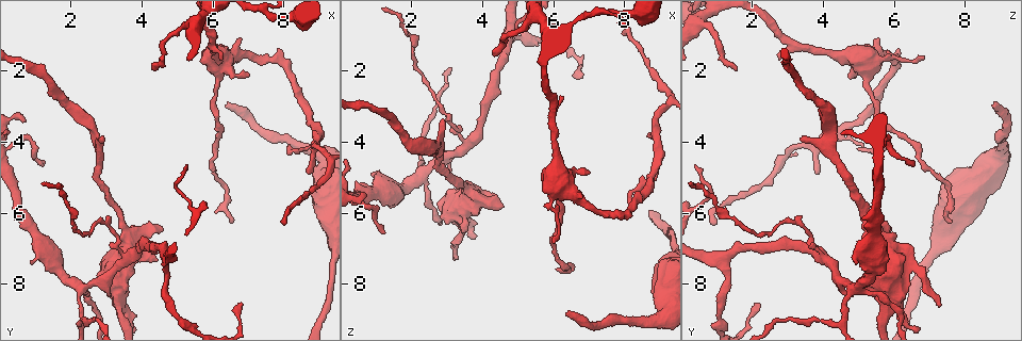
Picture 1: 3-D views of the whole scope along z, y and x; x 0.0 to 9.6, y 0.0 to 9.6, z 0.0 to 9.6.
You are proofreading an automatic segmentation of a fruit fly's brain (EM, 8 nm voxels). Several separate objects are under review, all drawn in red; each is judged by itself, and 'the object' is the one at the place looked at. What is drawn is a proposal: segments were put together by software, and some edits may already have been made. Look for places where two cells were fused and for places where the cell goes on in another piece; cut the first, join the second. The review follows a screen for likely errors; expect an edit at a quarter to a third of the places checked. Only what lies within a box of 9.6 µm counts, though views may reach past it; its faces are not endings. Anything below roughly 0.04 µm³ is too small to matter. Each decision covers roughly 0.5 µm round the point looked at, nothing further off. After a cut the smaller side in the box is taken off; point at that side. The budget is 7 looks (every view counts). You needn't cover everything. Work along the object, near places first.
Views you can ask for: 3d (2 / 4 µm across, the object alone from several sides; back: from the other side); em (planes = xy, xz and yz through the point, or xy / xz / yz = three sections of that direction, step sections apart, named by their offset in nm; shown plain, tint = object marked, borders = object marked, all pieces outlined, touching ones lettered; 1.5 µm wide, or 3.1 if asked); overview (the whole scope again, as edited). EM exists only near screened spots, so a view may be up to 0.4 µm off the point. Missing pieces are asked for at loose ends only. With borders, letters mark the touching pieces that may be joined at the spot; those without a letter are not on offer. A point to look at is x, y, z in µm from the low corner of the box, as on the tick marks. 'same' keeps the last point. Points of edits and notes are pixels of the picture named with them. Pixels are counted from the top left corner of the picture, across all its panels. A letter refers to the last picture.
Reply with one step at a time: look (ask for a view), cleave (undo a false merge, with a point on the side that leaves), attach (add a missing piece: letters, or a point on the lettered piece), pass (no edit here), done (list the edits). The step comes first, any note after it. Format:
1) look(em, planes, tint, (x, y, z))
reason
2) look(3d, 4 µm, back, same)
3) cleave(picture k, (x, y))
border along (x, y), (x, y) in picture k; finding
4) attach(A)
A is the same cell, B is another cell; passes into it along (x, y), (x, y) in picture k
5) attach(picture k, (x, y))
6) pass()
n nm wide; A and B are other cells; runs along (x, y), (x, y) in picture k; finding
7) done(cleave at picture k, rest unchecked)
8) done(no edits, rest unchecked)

look(3d, 4 µm, (6.45, 3.00, 8.85))
an open end

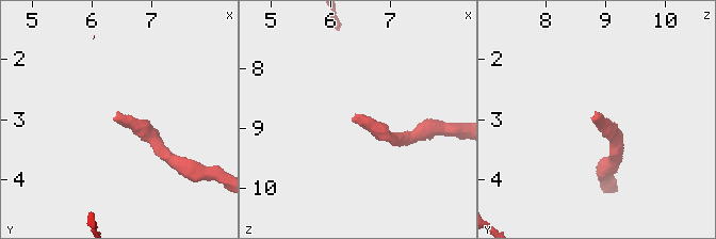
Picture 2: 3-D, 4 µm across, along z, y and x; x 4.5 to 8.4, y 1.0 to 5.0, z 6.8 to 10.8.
look(em, xy, step 8, borders, (6.40, 3.05, 8.80))
need the tissue

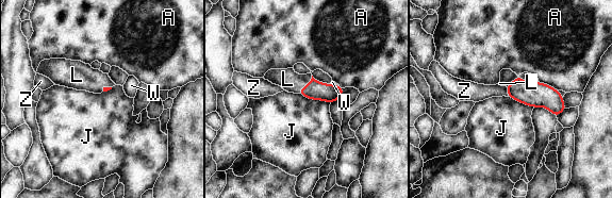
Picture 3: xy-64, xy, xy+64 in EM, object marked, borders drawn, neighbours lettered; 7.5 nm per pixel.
look(em, planes, borders, same)
cut it another way

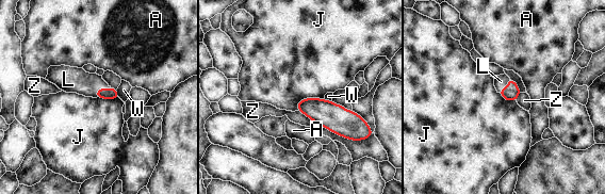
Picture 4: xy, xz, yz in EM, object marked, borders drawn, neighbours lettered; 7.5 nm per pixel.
attach(L)
L is the same cell, A, J, W and Z are other cells; passes into it along (110, 93), (99, 89), (68, 79) in picture 4; the cell continues

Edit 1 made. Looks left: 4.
look(3d, 2 µm, (5.95, 1.65, 6.85))
thin end

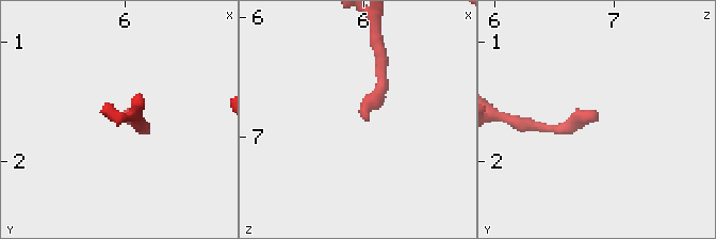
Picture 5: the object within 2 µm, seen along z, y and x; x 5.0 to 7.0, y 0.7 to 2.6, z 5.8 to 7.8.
look(em, planes, borders, (5.96, 1.64, 6.84))

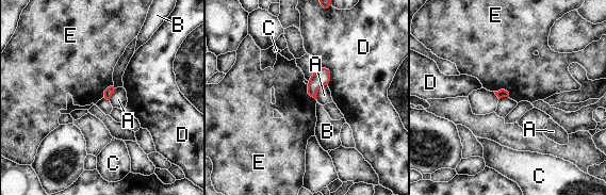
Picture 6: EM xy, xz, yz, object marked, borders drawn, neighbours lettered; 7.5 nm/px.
pass()
A, B, C, D and E are other cells; no lettered piece goes on from it

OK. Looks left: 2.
look(3d, 4 µm, (1.25, 4.55, 6.60))
thin end

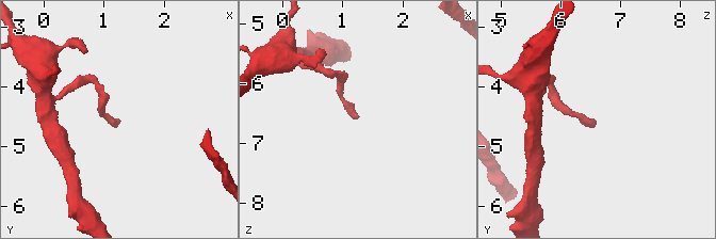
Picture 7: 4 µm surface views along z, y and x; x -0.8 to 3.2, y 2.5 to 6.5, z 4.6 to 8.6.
look(em, 3.1 µm, planes, borders, (1.30, 4.60, 6.55))

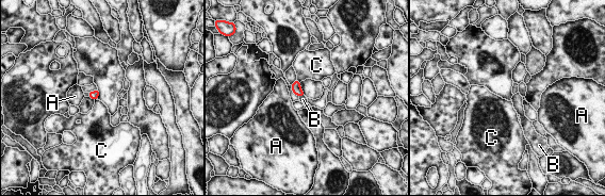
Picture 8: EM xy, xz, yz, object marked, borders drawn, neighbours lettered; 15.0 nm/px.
pass()
130 nm wide; B touches over 90 nm; A, B and C are other cells; none of them fits

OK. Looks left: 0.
done(attach at picture 4, rest unchecked)

